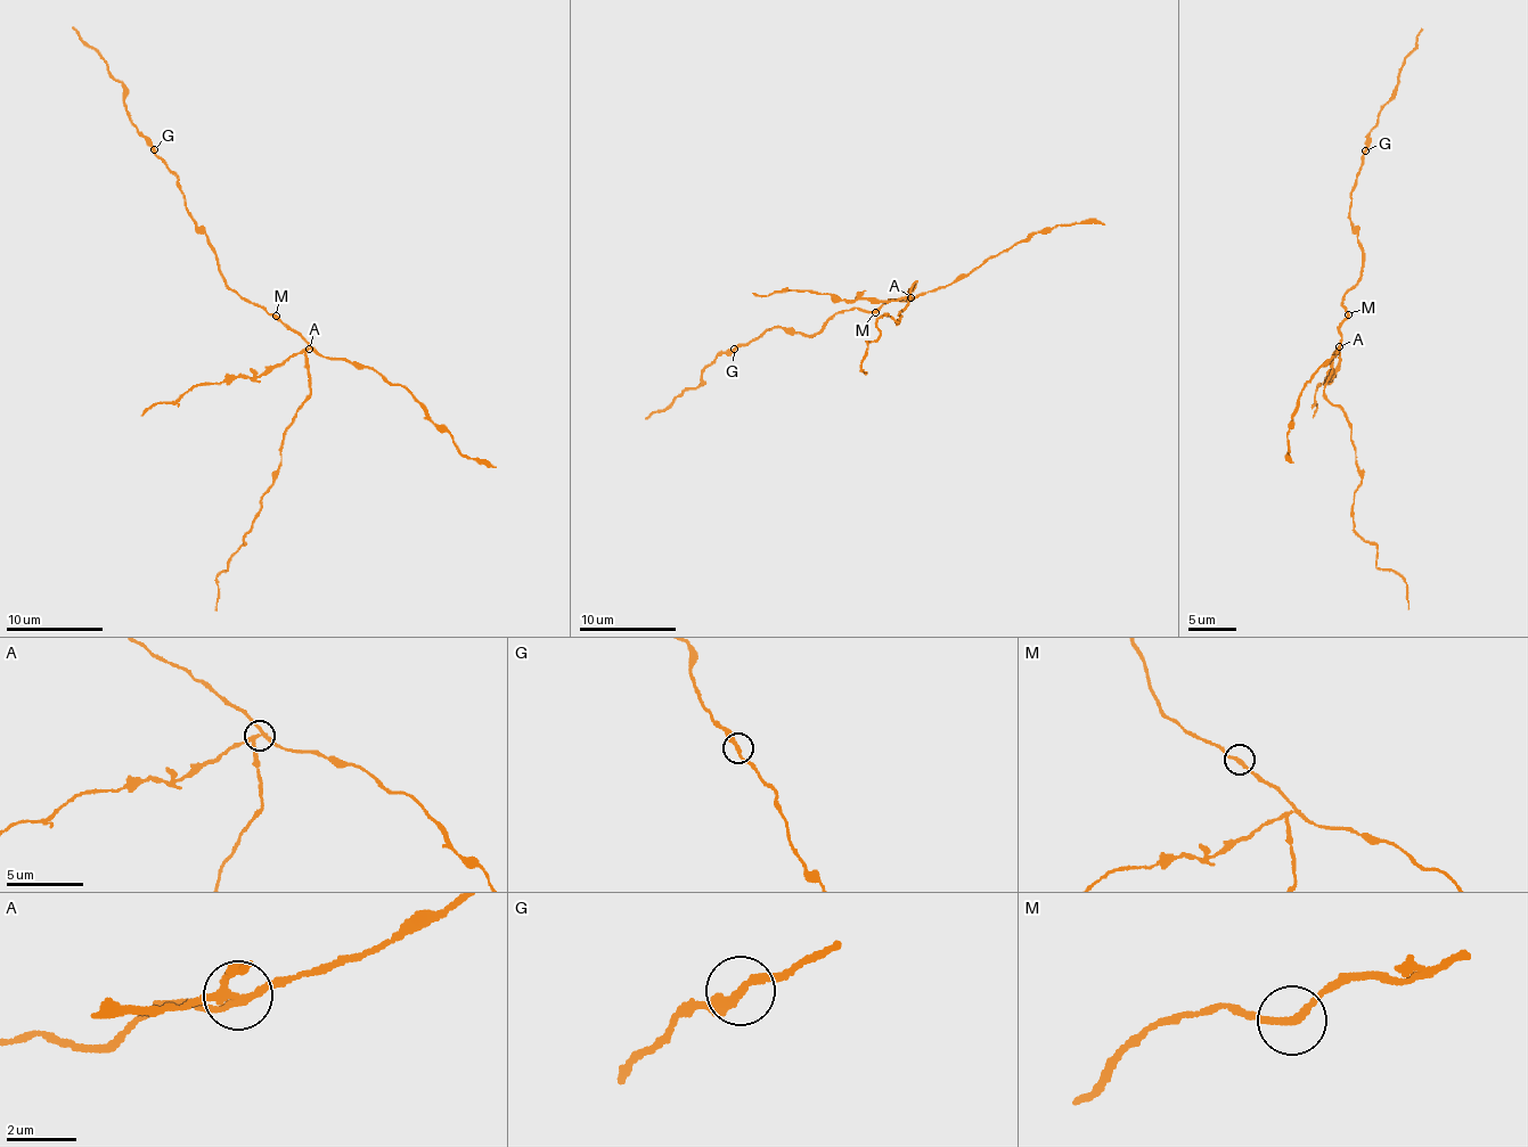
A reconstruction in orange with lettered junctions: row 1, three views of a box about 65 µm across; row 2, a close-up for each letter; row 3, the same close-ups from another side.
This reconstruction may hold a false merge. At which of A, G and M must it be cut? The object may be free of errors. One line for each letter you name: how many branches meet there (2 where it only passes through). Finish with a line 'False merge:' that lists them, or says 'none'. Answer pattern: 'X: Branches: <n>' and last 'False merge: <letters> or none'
A: Branches: 4
False merge: A

